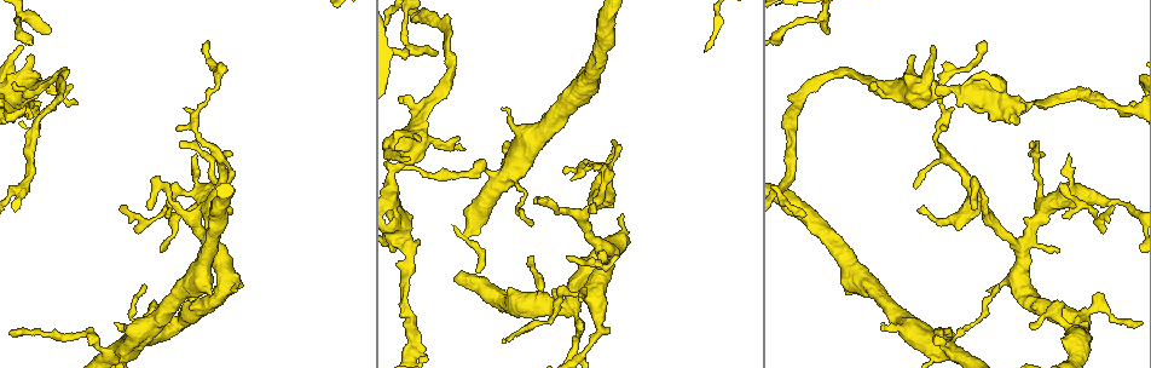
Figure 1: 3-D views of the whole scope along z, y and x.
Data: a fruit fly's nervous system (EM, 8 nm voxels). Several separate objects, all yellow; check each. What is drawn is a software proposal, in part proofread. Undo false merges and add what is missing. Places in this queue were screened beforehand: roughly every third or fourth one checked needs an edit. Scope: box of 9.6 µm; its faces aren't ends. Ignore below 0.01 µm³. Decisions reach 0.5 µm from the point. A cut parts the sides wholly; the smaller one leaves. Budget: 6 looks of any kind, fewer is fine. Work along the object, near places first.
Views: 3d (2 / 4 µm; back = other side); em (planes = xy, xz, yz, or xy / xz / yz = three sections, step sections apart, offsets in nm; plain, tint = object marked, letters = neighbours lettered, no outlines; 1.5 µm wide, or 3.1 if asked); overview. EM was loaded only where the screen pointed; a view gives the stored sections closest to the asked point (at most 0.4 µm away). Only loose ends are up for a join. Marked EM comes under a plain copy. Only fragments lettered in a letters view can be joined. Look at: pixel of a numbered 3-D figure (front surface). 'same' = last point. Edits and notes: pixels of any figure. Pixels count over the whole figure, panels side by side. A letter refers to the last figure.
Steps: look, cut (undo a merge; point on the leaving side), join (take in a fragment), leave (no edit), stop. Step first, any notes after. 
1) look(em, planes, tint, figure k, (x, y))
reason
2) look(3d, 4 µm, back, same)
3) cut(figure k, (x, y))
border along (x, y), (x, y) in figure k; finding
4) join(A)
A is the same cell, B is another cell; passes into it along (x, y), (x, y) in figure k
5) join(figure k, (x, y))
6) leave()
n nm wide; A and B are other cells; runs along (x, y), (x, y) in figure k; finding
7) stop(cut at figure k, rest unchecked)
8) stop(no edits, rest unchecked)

look(3d, 4 µm, figure 1, (882, 323))
an open end

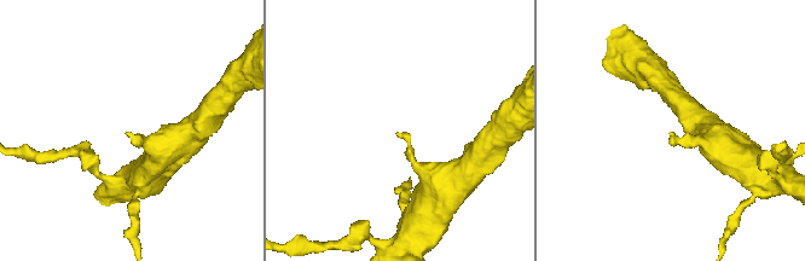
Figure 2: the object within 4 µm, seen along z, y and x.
look(em, planes, letters, figure 2, (672, 133))

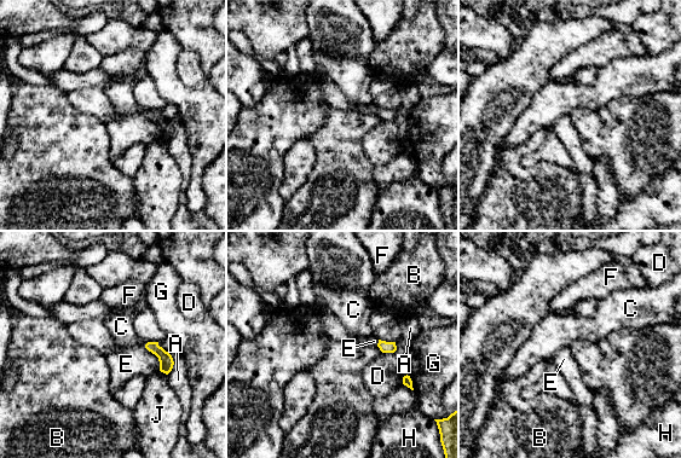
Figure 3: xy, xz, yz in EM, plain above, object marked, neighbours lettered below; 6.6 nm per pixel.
leave()
A, B, C, D, E, F, G, H and J are other cells; none of them fits

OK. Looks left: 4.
look(3d, 2 µm, figure 1, (77, 104))

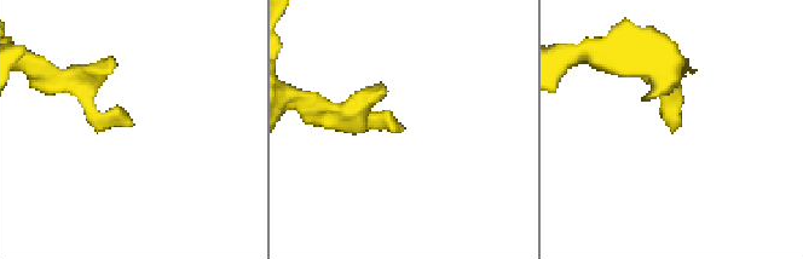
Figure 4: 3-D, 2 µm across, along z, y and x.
look(em, planes, letters, figure 4, (399, 132))

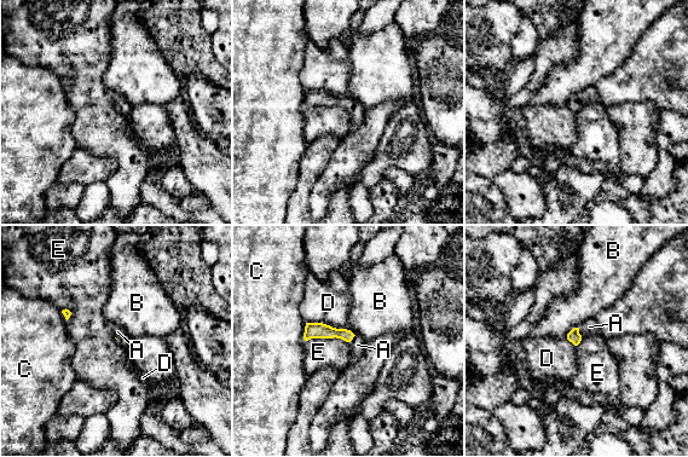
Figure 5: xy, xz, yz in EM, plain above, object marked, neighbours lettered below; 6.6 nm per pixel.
join(A)
D touches over 300 nm; A is the same cell, B, C, D and E are other cells; passes into it along (573, 336), (578, 331), (589, 327) in figure 5; it goes on there

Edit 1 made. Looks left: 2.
look(em, planes, letters, figure 1, (826, 29))
branch stops here

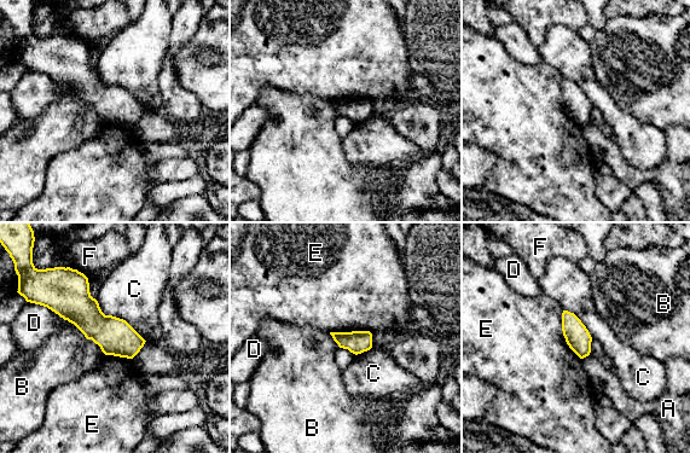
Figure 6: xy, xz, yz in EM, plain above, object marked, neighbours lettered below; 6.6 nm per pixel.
leave()
A, B, C, D, E and F are other cells; border along (563, 309), (562, 335), (581, 359) in figure 6; none of them fits

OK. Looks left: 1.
stop(join at figure 5, rest unchecked)

